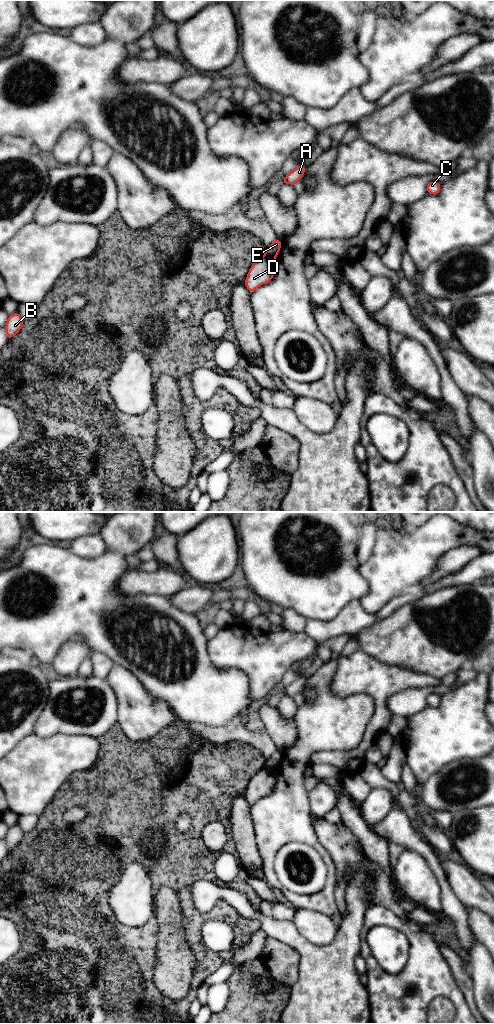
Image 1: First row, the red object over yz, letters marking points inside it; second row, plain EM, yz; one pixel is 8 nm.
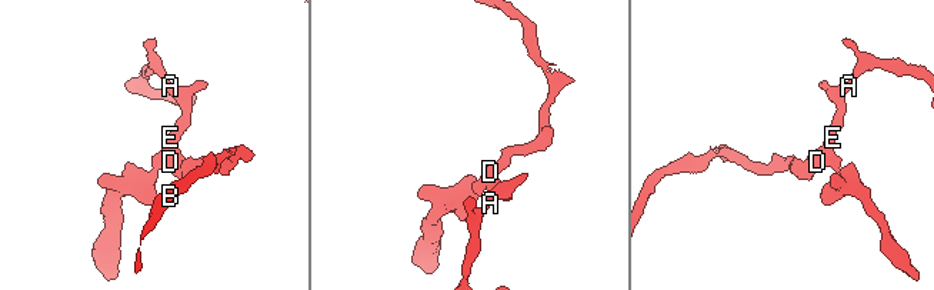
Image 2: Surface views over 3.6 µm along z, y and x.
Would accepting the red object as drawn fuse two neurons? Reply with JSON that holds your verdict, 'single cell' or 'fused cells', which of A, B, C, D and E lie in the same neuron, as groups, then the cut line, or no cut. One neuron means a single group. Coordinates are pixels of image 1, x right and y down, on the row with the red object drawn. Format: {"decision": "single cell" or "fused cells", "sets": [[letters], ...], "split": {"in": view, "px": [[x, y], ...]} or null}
{"decision": "fused cells", "sets": [["A", "C", "E"], ["B", "D"]], "split": {"in": "yz", "px": [[265, 254], [275, 257]]}}

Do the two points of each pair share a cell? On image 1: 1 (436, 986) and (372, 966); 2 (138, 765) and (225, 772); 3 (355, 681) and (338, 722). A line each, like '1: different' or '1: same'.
1: same
2: same
3: different

